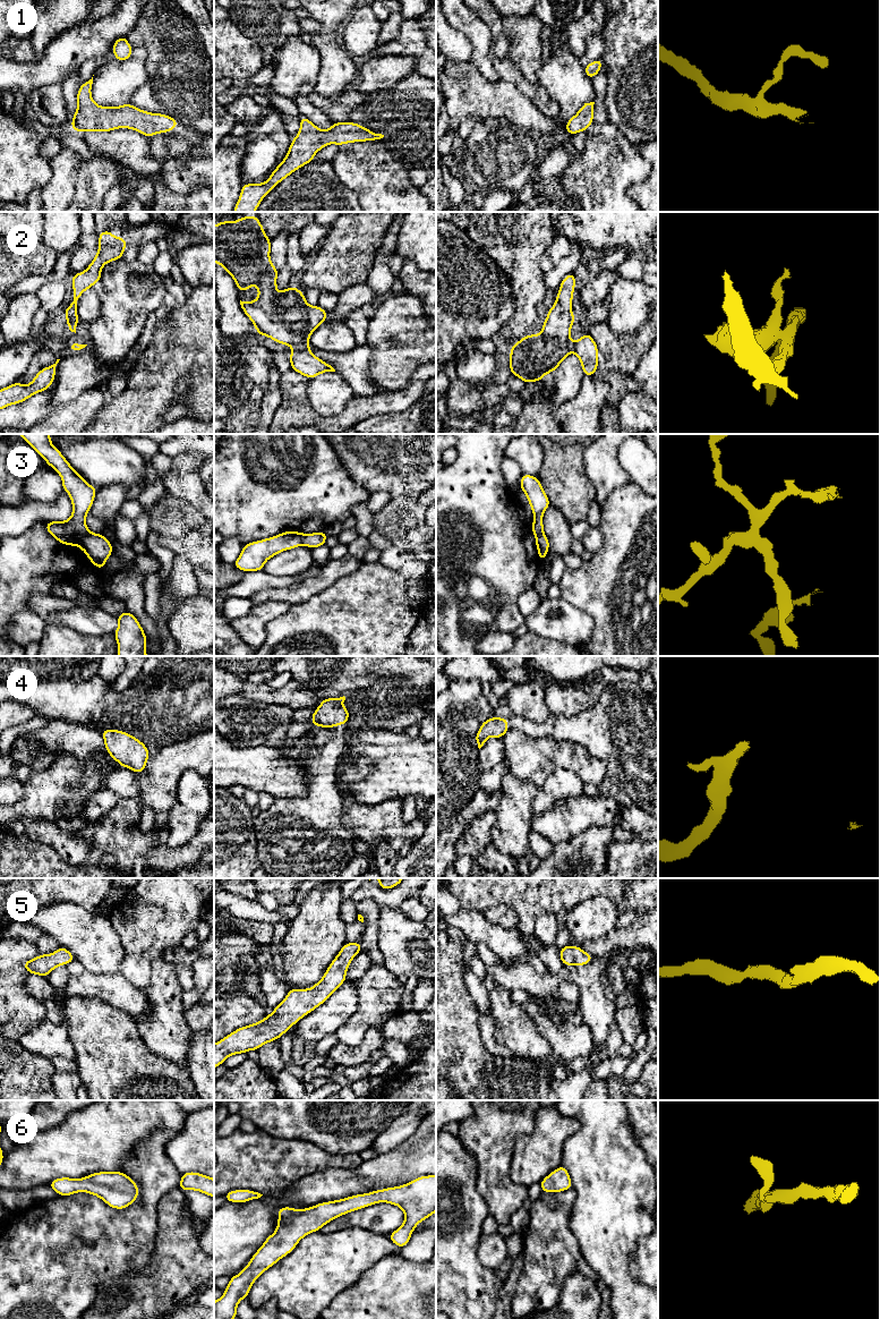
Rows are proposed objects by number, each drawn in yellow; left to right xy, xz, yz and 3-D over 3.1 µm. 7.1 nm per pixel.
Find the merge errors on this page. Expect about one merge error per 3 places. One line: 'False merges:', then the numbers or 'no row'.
False merges: 2, 3

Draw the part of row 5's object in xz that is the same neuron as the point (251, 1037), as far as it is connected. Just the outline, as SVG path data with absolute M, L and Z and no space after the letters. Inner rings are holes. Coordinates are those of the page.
M360 941L345 943L328 965L322 979L311 988L290 988L285 998L273 1013L259 1022L241 1027L214 1044L214 1069L230 1055L257 1050L263 1045L275 1041L299 1020L325 1003L345 980L347 970L353 958L361 952Z

